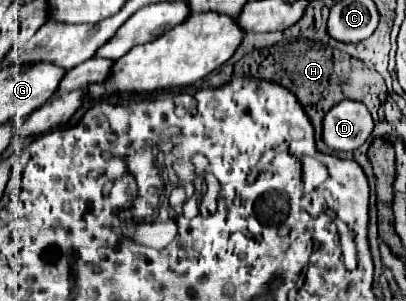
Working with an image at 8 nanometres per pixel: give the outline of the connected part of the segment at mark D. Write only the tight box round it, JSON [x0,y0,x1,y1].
[323,100,371,150]

